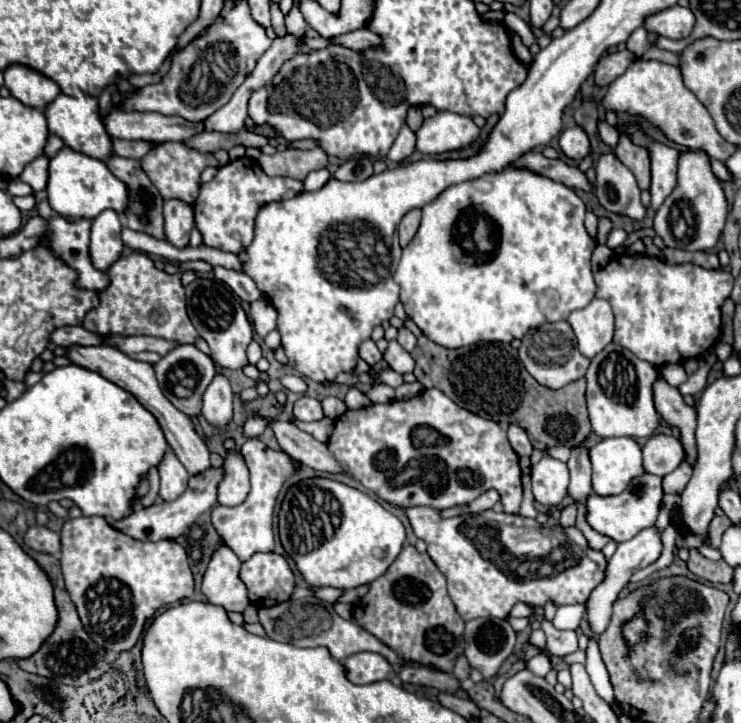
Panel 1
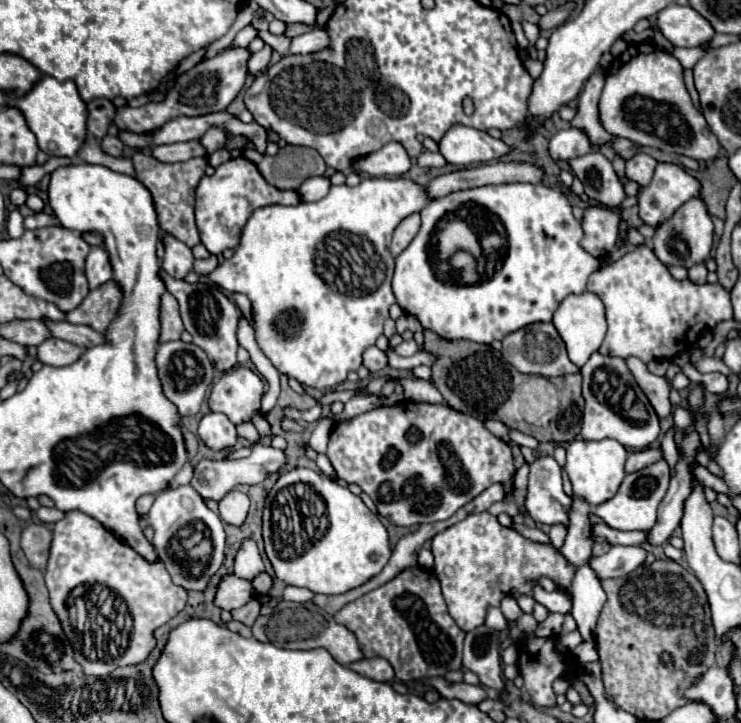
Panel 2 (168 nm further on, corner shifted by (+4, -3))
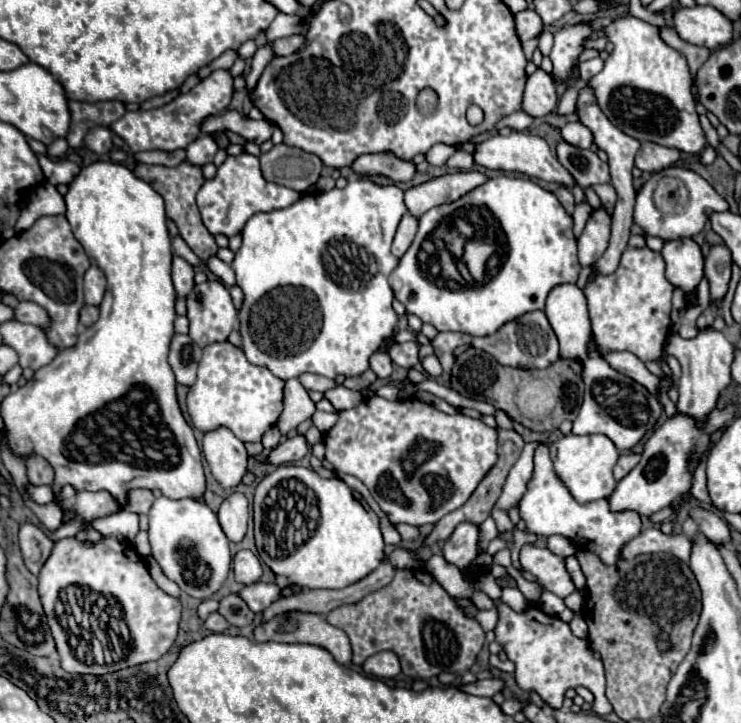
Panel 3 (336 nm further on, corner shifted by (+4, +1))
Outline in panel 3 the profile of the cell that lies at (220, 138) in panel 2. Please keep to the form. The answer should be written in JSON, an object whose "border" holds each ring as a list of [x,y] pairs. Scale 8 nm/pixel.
{"border":[[[200,135],[194,143],[186,147],[186,161],[198,167],[204,167],[206,163],[212,163],[216,151],[218,151],[216,141],[210,135]]]}

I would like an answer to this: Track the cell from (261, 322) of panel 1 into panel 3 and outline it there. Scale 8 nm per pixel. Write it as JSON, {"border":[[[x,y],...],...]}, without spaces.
{"border":[[[214,257],[214,259],[208,261],[208,269],[210,269],[218,279],[222,279],[222,283],[224,283],[226,287],[230,287],[230,285],[236,283],[236,281],[234,281],[234,271],[232,271],[232,267],[226,265],[224,261],[220,261],[218,257]]]}

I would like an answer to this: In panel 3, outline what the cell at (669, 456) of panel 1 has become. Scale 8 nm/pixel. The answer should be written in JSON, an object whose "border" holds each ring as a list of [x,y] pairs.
{"border":[[[620,453],[618,463],[616,463],[616,467],[614,467],[614,479],[620,481],[622,477],[626,477],[628,471],[638,463],[638,459],[640,459],[640,455],[634,455],[634,453]]]}

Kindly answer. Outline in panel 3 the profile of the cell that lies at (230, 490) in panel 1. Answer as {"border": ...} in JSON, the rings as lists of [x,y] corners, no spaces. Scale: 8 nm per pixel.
{"border":[[[232,493],[218,509],[218,523],[232,543],[240,543],[246,535],[246,525],[250,517],[248,499],[242,493]]]}

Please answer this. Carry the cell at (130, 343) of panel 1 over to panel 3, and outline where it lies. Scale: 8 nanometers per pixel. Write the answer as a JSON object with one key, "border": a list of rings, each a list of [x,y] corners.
{"border":[[[20,301],[14,307],[14,319],[20,323],[36,325],[36,327],[46,327],[46,311],[42,311],[42,307],[30,301]]]}

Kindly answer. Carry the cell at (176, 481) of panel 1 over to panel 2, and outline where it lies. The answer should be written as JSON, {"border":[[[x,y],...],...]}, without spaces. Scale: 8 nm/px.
{"border":[[[168,485],[156,493],[154,505],[148,513],[148,525],[154,529],[152,545],[158,551],[158,557],[164,561],[172,581],[188,591],[202,591],[224,561],[226,533],[220,517],[206,507],[190,485]]]}

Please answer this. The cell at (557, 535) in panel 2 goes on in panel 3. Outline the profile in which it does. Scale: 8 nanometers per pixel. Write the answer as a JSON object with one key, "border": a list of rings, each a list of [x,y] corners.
{"border":[[[552,535],[548,537],[548,545],[546,545],[554,555],[560,555],[560,557],[570,557],[576,553],[576,547],[574,543],[570,543],[566,537],[560,537],[560,535]]]}

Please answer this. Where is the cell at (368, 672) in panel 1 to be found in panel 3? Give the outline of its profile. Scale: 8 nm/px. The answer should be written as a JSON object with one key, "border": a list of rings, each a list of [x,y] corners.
{"border":[[[380,651],[380,653],[372,655],[370,659],[366,659],[362,669],[364,669],[364,673],[368,673],[372,677],[390,679],[400,673],[400,659],[392,651]]]}

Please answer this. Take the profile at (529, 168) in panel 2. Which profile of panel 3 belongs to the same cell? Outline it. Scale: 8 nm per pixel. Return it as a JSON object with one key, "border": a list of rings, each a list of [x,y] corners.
{"border":[[[460,171],[452,175],[436,177],[428,183],[416,185],[404,193],[404,205],[410,215],[422,217],[428,209],[454,203],[474,187],[486,183],[488,179],[478,171]]]}

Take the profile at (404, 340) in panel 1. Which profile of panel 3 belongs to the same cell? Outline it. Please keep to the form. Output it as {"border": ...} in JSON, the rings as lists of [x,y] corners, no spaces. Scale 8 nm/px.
{"border":[[[394,343],[390,349],[390,357],[400,367],[416,367],[420,363],[418,359],[418,345],[416,343]]]}

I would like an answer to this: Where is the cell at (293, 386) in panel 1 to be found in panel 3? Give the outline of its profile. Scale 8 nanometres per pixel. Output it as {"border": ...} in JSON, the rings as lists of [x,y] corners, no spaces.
{"border":[[[206,281],[200,291],[188,295],[190,337],[196,345],[206,347],[214,341],[228,339],[234,323],[238,321],[236,307],[228,289],[220,281]]]}

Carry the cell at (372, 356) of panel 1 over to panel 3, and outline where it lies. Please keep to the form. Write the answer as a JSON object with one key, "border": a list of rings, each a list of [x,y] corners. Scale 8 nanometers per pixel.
{"border":[[[386,351],[374,353],[374,355],[370,357],[370,369],[372,369],[380,379],[388,379],[388,377],[392,375],[392,369],[394,369],[390,355],[388,355]]]}

